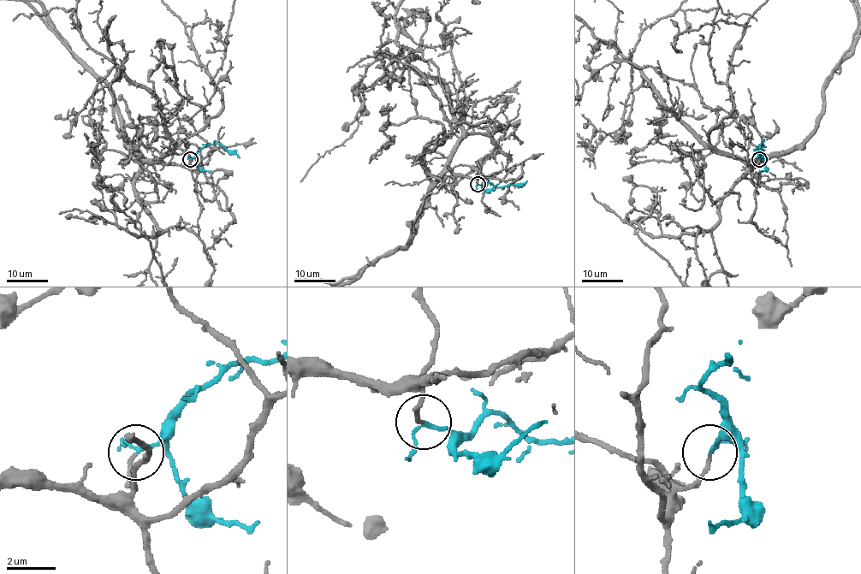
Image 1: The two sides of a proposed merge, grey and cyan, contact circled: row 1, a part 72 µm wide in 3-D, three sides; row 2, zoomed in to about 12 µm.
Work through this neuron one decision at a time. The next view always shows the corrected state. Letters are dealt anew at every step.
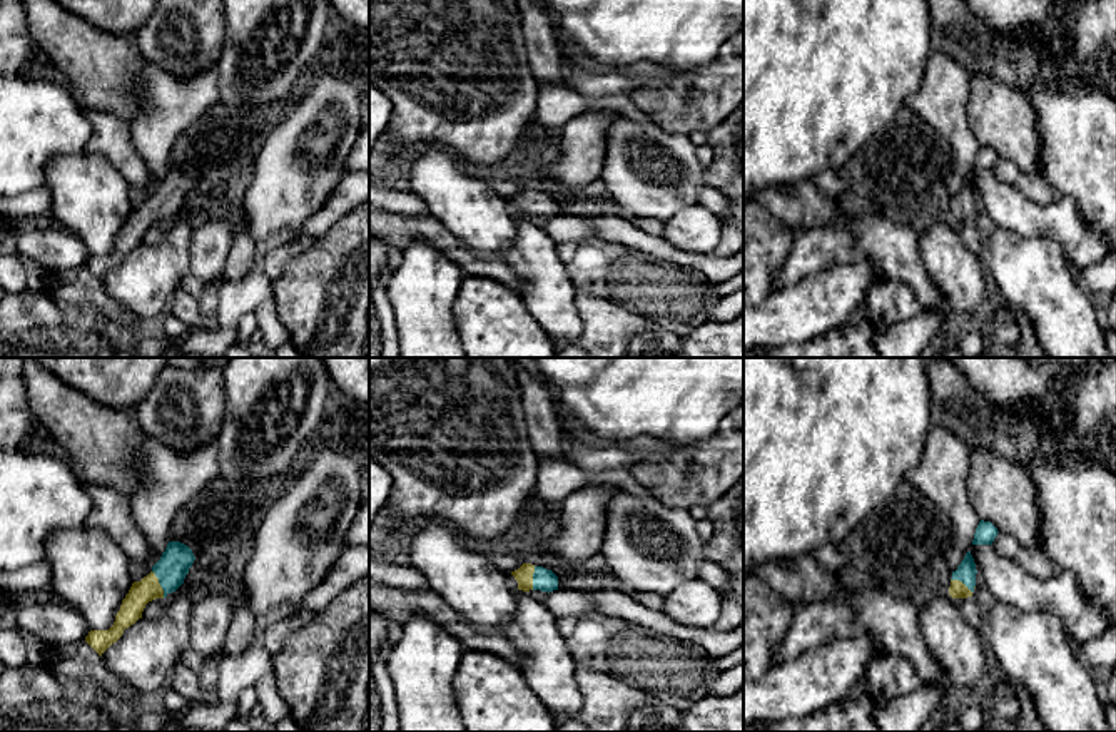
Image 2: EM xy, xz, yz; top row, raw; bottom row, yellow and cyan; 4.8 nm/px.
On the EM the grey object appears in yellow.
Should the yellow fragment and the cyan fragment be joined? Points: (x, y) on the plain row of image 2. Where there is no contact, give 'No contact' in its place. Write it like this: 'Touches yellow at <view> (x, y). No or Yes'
Touches yellow at xy (159, 209). Yes

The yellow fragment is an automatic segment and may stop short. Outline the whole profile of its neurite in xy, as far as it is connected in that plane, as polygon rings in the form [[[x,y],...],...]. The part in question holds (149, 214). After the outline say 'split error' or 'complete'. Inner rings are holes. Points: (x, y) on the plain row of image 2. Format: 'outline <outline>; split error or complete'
outline [[[169,167],[152,197],[140,207],[132,209],[115,241],[114,251],[109,256],[90,256],[85,267],[102,282],[122,262],[125,254],[142,244],[142,237],[149,227],[165,224],[184,209],[194,186],[195,182],[187,170]]]; split error

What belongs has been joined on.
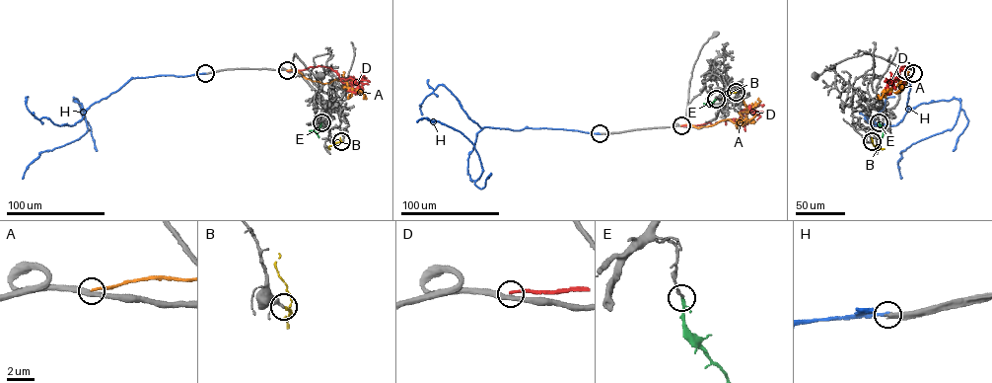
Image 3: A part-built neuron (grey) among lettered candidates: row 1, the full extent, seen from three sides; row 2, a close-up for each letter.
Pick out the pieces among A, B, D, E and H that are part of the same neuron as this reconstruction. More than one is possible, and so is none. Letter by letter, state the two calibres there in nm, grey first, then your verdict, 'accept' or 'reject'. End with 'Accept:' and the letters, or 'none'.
A: calibres 400 and 180 nm; reject
B: calibres 360 and 170 nm; accept
D: calibres 400 and 240 nm; reject
E: calibres 200 and 160 nm; accept
H: calibres 440 and 280 nm; reject
Accept: B, E

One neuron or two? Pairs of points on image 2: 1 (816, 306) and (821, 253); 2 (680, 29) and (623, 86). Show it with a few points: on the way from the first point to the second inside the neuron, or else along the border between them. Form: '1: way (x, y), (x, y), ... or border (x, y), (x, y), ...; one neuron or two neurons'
1: border (857, 261), (836, 263), (794, 284), (782, 286); two neurons
2: way (659, 29), (652, 29), (617, 64); one neuron

